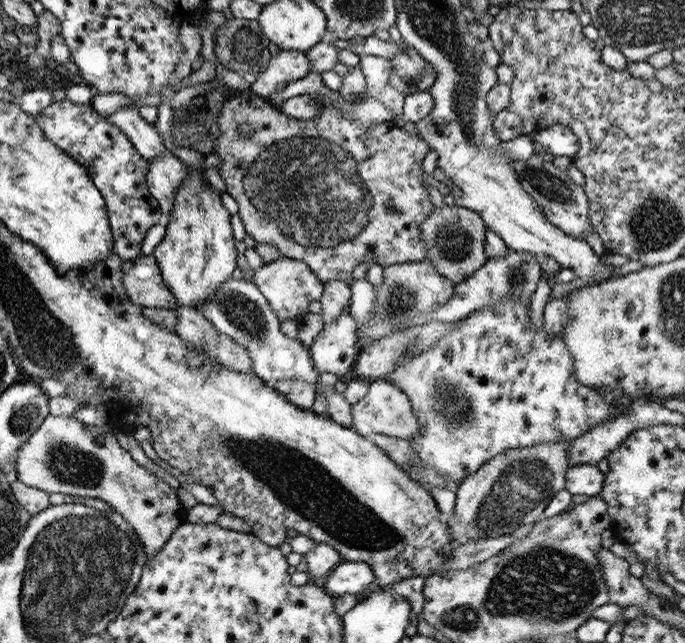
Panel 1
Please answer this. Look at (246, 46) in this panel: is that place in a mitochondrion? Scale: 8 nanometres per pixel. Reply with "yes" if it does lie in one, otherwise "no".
yes

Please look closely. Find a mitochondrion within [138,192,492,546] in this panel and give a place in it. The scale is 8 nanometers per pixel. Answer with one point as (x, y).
(446, 402)

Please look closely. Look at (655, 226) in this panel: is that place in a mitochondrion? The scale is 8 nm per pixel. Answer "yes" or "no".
yes

